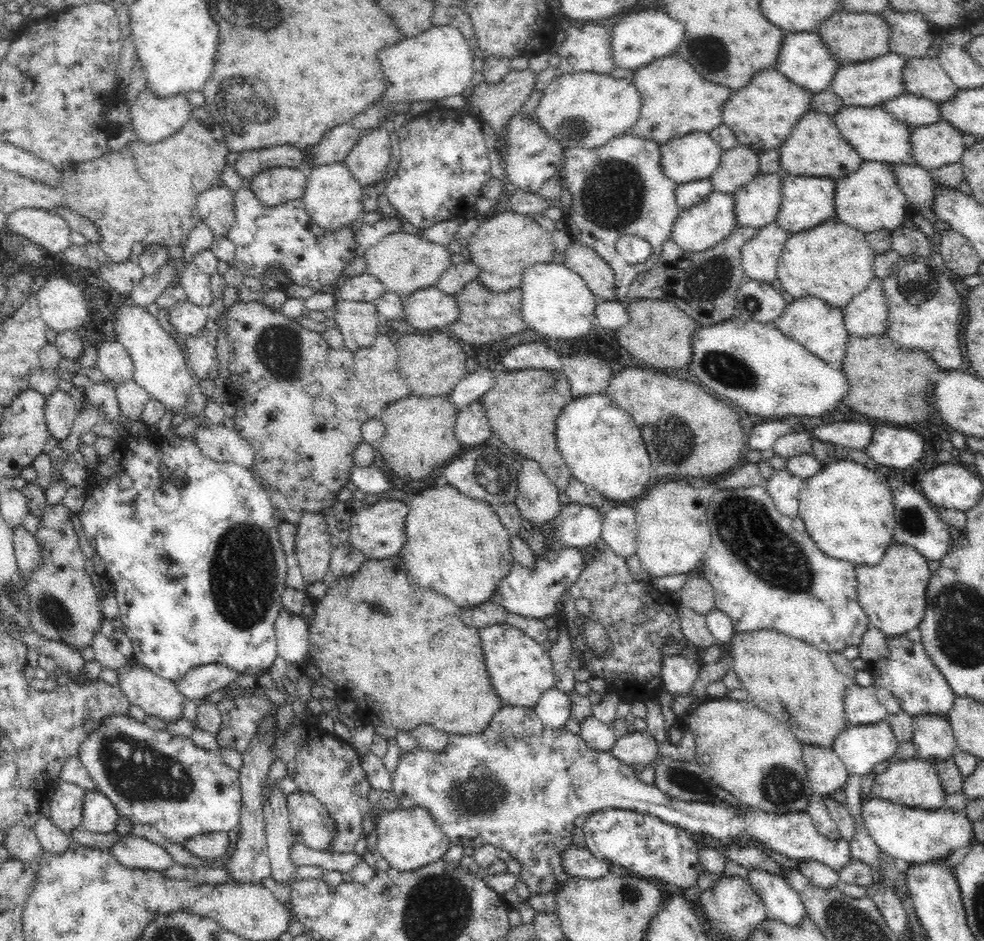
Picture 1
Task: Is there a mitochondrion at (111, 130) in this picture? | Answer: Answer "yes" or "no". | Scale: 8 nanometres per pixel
no

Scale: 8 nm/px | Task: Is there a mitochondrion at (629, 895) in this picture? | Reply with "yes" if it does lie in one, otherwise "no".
yes

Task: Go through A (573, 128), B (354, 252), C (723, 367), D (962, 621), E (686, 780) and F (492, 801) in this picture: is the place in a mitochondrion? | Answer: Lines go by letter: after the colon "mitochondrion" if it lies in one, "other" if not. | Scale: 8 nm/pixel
A: mitochondrion
B: other
C: mitochondrion
D: mitochondrion
E: mitochondrion
F: mitochondrion

